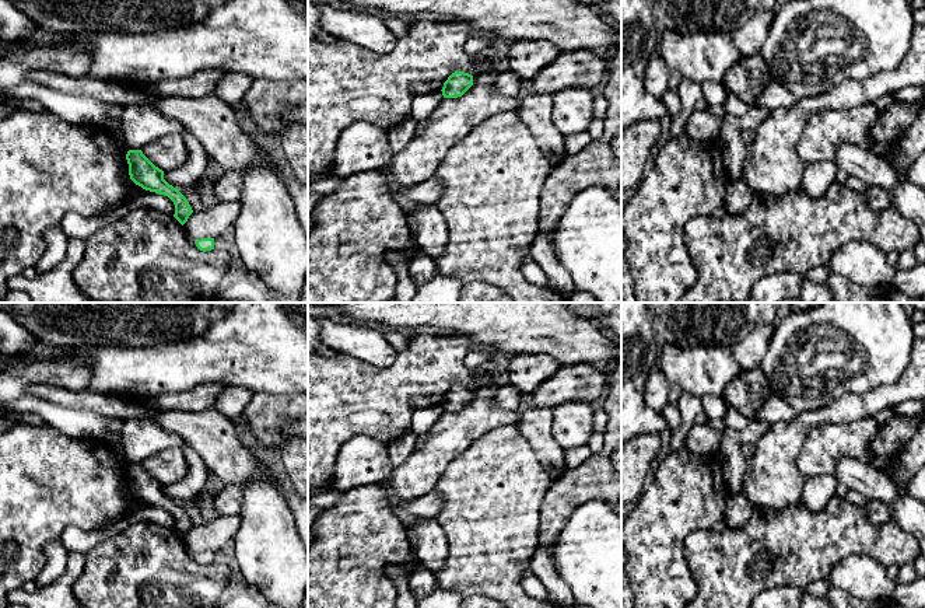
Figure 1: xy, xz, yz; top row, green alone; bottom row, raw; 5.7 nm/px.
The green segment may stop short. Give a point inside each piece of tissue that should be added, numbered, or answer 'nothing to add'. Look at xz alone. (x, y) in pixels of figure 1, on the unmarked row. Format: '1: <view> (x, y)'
nothing to add

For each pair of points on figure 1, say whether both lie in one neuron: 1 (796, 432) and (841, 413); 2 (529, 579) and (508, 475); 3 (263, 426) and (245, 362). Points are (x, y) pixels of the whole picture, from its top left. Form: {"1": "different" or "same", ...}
{"1": "same", "2": "different", "3": "different"}

